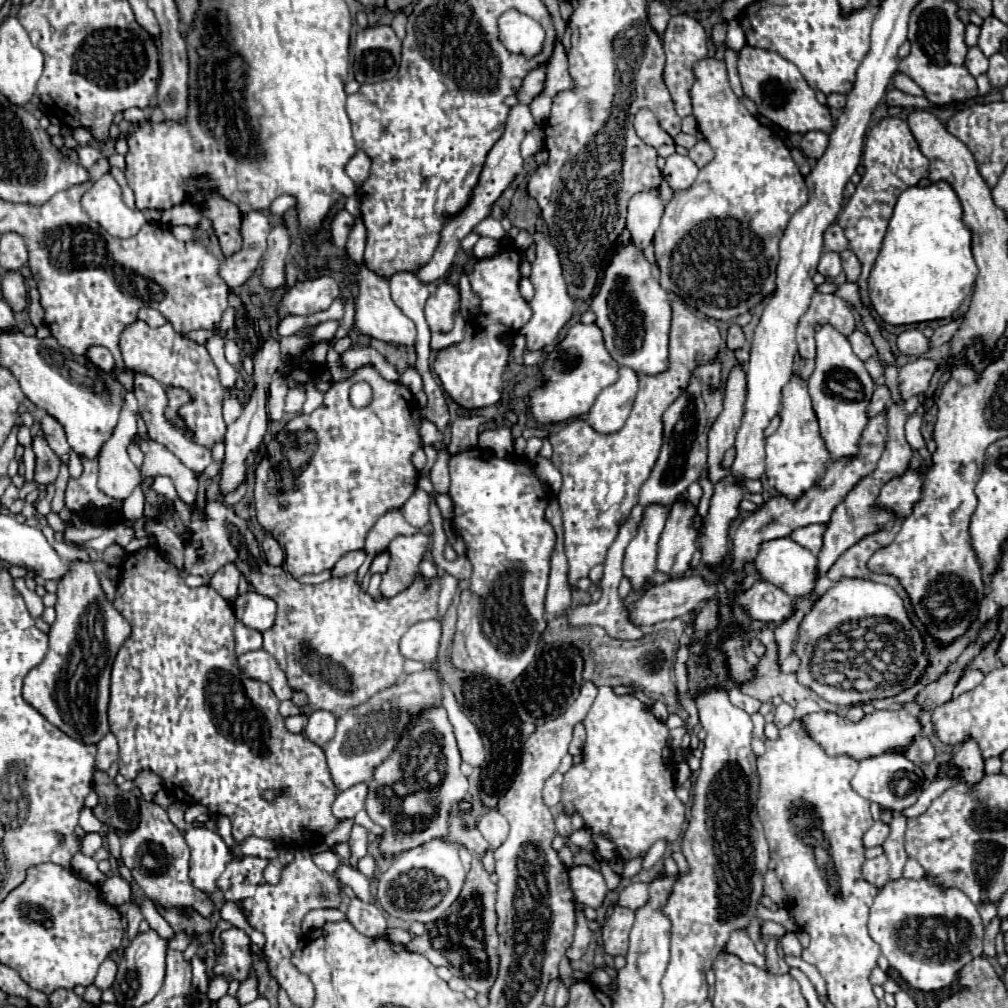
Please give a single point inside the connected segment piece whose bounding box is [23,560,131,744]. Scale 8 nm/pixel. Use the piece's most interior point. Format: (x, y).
(70, 687)

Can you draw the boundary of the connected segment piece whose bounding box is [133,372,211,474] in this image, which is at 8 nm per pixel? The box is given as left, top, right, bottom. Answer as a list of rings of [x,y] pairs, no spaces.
[[[137,372],[137,374],[135,374],[135,386],[133,386],[133,390],[135,390],[135,396],[137,396],[137,400],[139,400],[139,414],[141,414],[143,422],[145,422],[145,426],[147,426],[149,438],[151,438],[151,440],[157,440],[157,442],[163,444],[165,448],[169,448],[169,452],[173,452],[173,454],[175,454],[189,470],[193,470],[195,474],[203,472],[203,470],[209,466],[209,462],[211,462],[211,450],[193,444],[193,442],[185,436],[183,430],[179,430],[179,428],[175,428],[171,422],[167,422],[167,418],[165,418],[165,414],[163,414],[163,410],[165,410],[165,406],[167,406],[167,396],[165,396],[163,384],[157,382],[155,378],[151,378],[149,374]]]

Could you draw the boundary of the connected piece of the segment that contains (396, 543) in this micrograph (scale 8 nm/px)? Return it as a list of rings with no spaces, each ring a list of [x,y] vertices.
[[[415,532],[411,536],[397,536],[391,544],[393,554],[387,572],[381,574],[383,580],[379,586],[383,598],[397,596],[419,576],[419,562],[429,550],[429,536],[423,532]]]

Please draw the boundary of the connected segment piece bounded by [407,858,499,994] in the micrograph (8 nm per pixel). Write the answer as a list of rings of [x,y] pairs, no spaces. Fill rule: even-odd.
[[[479,858],[471,860],[471,870],[467,874],[467,880],[463,884],[463,890],[459,898],[453,902],[453,906],[445,912],[445,916],[439,922],[425,924],[425,932],[421,936],[415,936],[407,948],[411,952],[417,952],[433,966],[445,966],[451,970],[453,976],[465,980],[469,988],[475,992],[487,994],[497,978],[497,914],[495,914],[495,884],[489,880],[489,874],[485,872]]]

